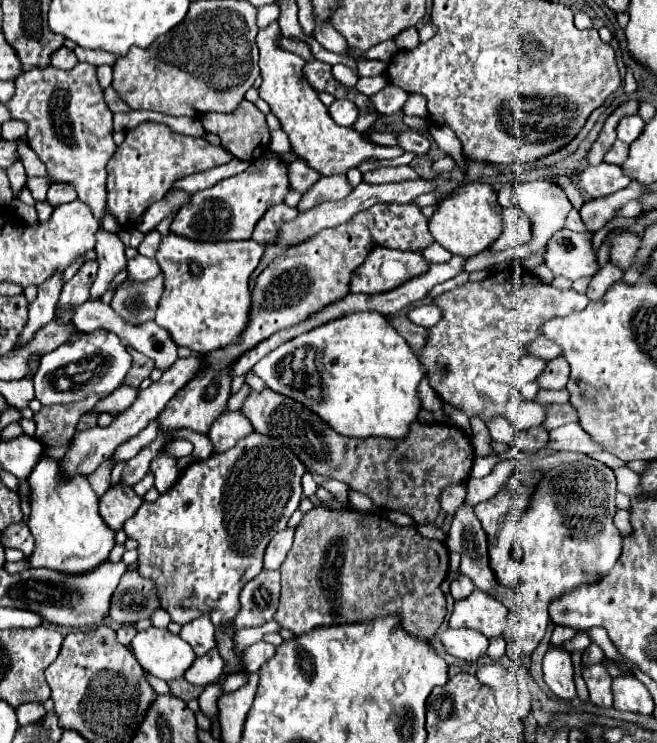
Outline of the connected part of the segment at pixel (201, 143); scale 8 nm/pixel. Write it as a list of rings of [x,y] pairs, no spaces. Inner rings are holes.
[[[142,123],[126,133],[124,143],[116,149],[106,165],[108,171],[108,213],[122,225],[134,227],[144,211],[160,201],[176,181],[196,171],[206,171],[232,161],[232,153],[216,147],[202,137],[186,137],[174,133],[162,123]]]

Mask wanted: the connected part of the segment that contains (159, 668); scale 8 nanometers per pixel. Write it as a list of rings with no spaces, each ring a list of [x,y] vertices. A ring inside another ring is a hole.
[[[158,627],[138,631],[130,643],[130,649],[148,673],[164,681],[182,677],[196,659],[192,647],[184,643],[180,635]]]

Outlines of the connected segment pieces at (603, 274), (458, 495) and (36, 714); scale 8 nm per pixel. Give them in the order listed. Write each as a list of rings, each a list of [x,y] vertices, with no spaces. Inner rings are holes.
[[[614,263],[604,265],[604,267],[594,275],[594,279],[590,281],[586,295],[588,295],[590,299],[598,299],[616,279],[622,279],[622,275],[624,275],[624,273],[622,273],[622,269],[620,269],[618,265],[614,265]]]
[[[460,483],[460,485],[452,485],[452,487],[446,487],[440,495],[440,505],[446,513],[454,515],[456,509],[460,509],[460,505],[464,503],[464,497],[466,497],[466,483]]]
[[[24,703],[16,709],[16,715],[20,725],[28,725],[28,723],[40,721],[46,715],[46,709],[40,703]]]

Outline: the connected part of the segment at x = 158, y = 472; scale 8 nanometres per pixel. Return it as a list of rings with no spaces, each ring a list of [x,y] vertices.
[[[158,453],[156,459],[152,459],[150,469],[152,469],[154,477],[156,477],[156,489],[160,493],[166,493],[180,475],[180,469],[176,467],[176,459],[172,459],[172,457],[164,455],[164,453]]]

